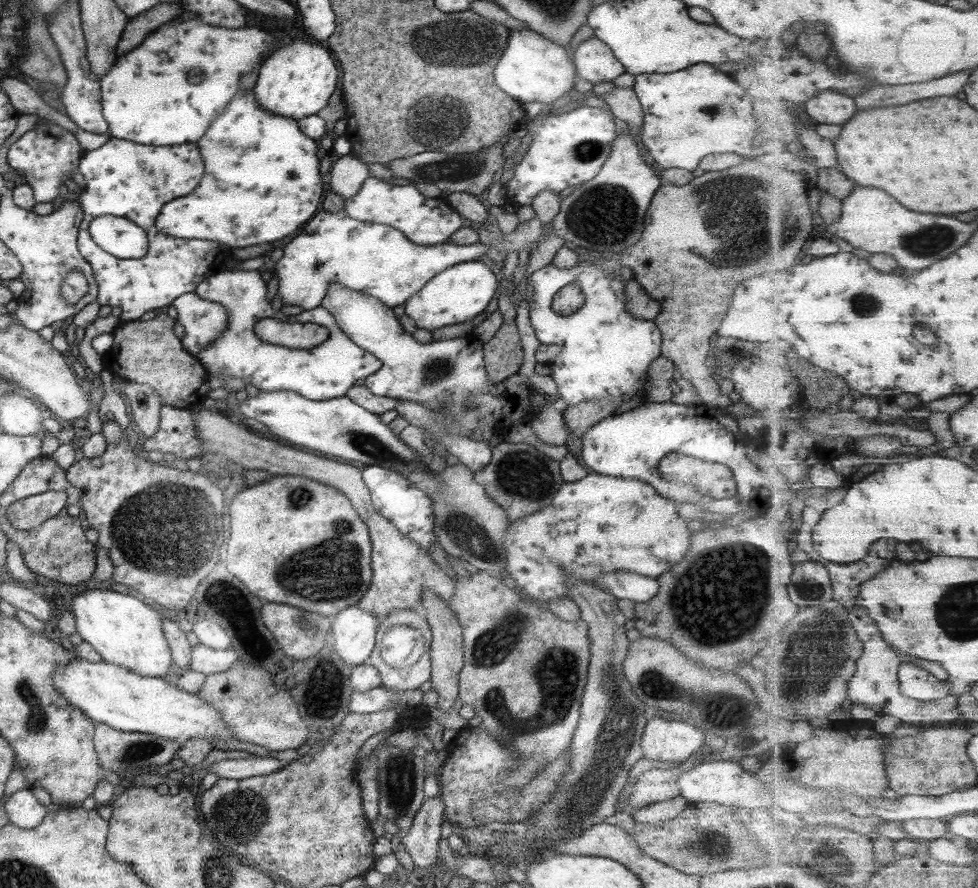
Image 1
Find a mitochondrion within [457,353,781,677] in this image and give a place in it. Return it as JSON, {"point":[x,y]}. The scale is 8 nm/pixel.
{"point":[744,571]}

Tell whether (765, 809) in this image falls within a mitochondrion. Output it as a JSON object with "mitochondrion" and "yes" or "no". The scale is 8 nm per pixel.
{"mitochondrion":"no"}

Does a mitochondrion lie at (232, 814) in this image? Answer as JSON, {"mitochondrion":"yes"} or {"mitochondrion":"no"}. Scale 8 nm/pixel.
{"mitochondrion":"yes"}

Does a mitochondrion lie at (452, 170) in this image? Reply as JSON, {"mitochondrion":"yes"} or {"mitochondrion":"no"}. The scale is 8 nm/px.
{"mitochondrion":"yes"}

